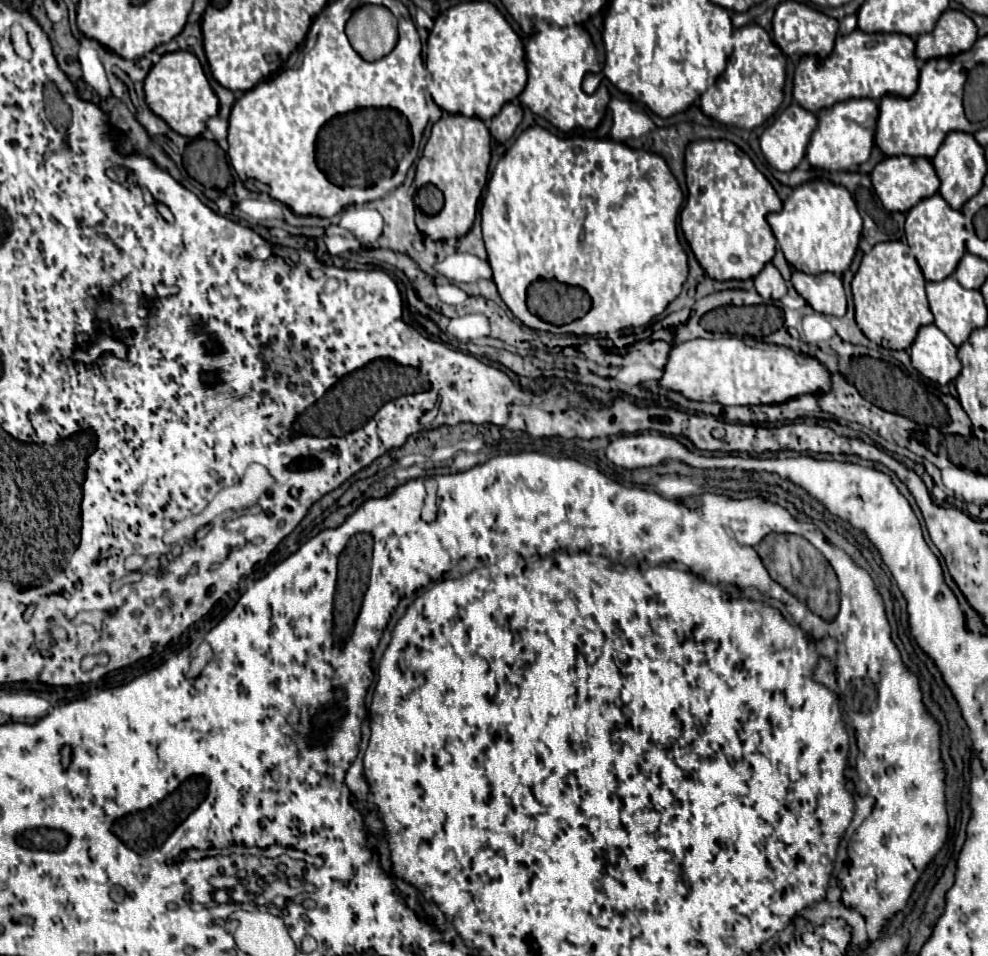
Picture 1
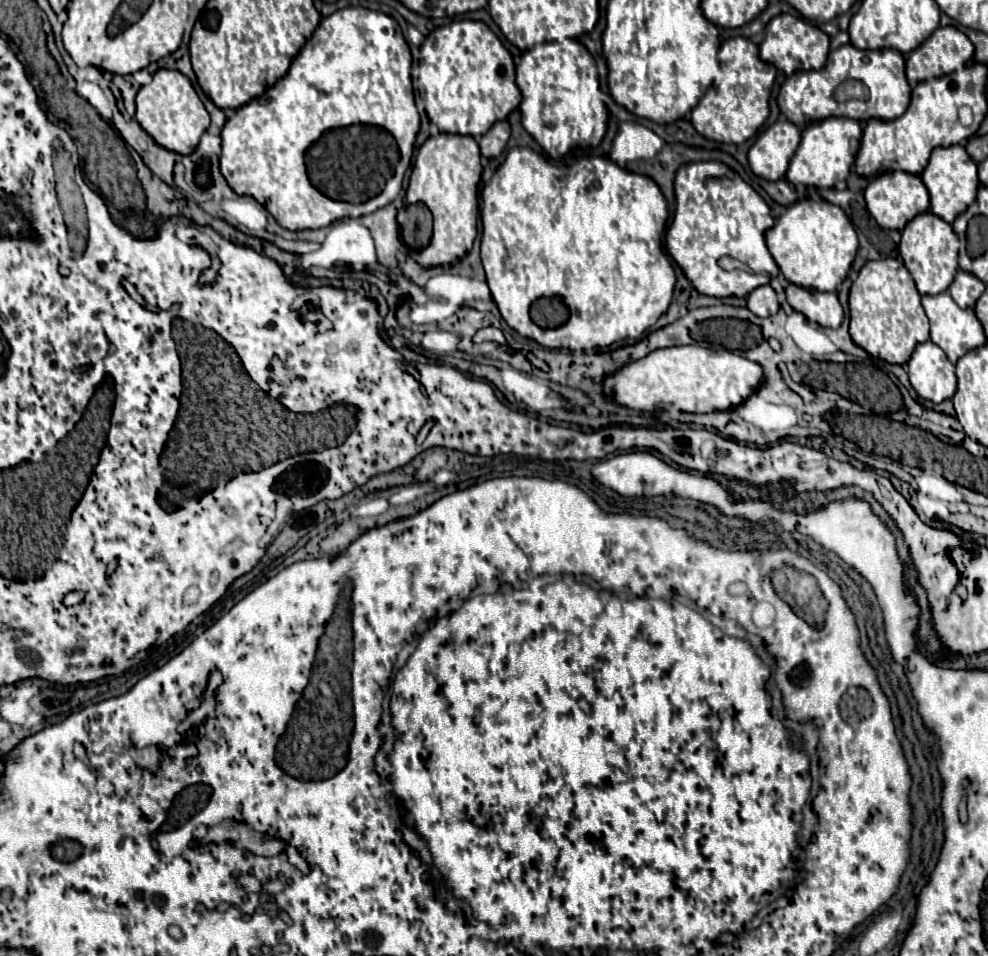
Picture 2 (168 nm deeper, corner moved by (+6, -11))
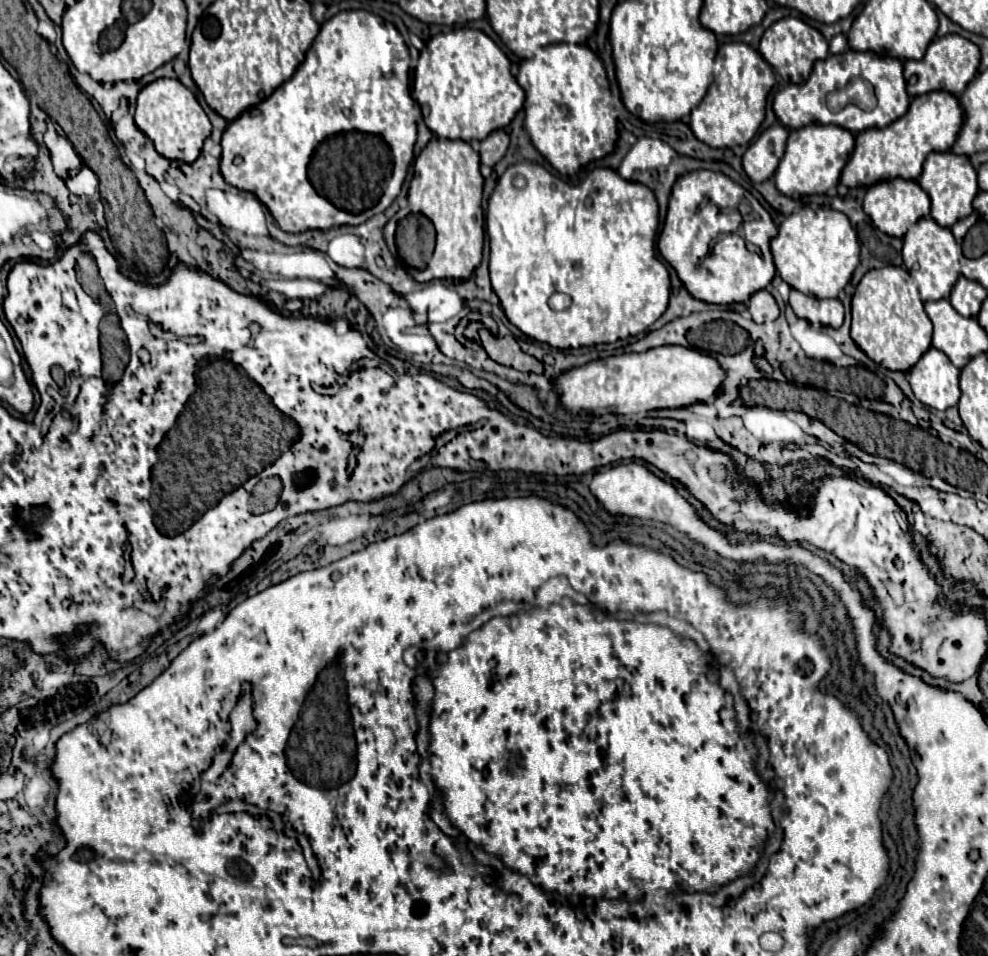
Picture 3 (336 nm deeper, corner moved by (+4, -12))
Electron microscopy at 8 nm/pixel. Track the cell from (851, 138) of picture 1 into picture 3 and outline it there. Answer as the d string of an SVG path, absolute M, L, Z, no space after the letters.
M807 125L791 131L787 137L785 155L781 157L779 167L773 175L777 191L785 197L827 193L839 183L839 175L853 153L853 145L853 133L835 125Z

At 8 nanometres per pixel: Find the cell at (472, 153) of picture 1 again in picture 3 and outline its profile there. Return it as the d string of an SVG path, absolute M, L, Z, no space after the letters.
M433 137L414 159L413 177L407 195L409 209L413 213L423 213L437 231L437 247L429 265L423 271L413 267L407 269L415 281L465 281L481 265L485 239L485 217L481 205L483 187L484 178L479 173L479 155L465 141Z

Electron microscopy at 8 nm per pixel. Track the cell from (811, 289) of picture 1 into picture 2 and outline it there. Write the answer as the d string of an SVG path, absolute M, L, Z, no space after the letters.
M795 284L785 288L787 302L801 314L805 314L811 322L817 322L825 328L839 328L843 322L843 308L835 292L817 292L807 290Z

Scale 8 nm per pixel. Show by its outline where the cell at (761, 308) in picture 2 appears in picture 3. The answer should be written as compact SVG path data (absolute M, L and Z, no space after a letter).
M767 289L757 291L749 301L747 301L747 309L753 317L755 323L765 323L765 321L775 321L779 317L779 307L773 299L773 295Z

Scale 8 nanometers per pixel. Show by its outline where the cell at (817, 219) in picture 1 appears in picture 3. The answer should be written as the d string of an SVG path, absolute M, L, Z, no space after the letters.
M805 205L791 213L771 241L771 253L781 279L789 287L819 299L837 297L859 265L859 241L849 219L843 213L821 205Z

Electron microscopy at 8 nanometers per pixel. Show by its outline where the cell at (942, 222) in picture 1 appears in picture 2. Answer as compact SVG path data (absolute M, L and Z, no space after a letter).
M923 212L915 216L901 232L899 254L907 270L911 272L917 290L921 294L939 294L945 292L959 270L957 266L957 252L959 252L959 238L955 236L951 224L935 216L933 212Z

